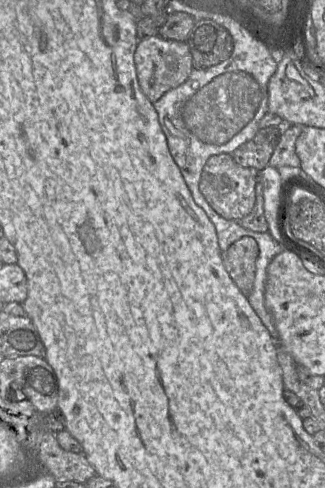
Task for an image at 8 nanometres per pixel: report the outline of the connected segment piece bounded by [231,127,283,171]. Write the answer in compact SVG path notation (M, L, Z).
M283 127L259 129L252 140L237 148L231 156L244 168L261 171L268 166L282 133Z

